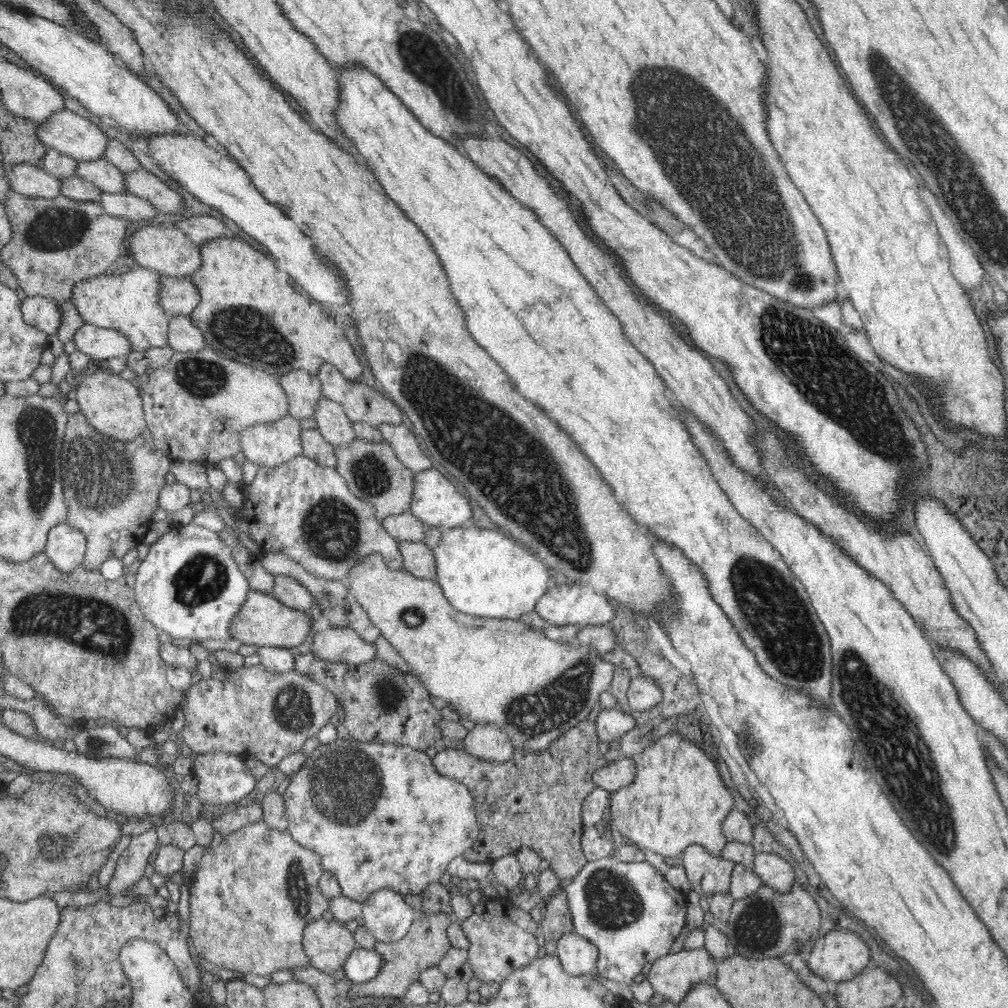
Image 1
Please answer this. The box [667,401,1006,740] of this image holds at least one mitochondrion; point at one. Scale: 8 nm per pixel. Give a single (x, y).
(774, 611)

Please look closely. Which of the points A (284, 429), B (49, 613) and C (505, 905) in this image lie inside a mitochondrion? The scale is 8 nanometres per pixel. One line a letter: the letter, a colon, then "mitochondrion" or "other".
A: other
B: mitochondrion
C: other

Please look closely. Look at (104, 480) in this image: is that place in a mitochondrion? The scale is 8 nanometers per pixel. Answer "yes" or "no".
yes

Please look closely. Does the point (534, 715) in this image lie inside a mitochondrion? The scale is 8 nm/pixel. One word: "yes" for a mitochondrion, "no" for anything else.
yes

